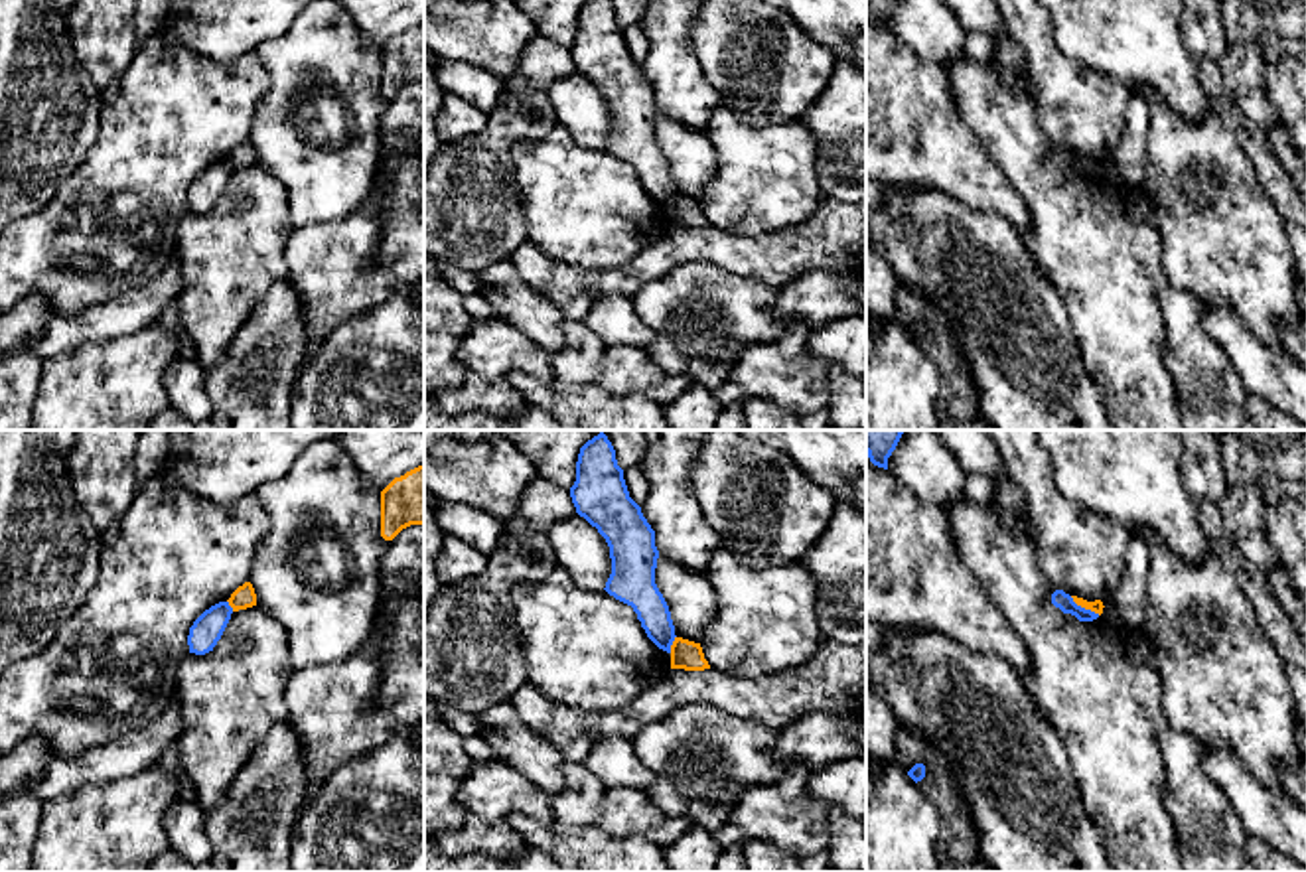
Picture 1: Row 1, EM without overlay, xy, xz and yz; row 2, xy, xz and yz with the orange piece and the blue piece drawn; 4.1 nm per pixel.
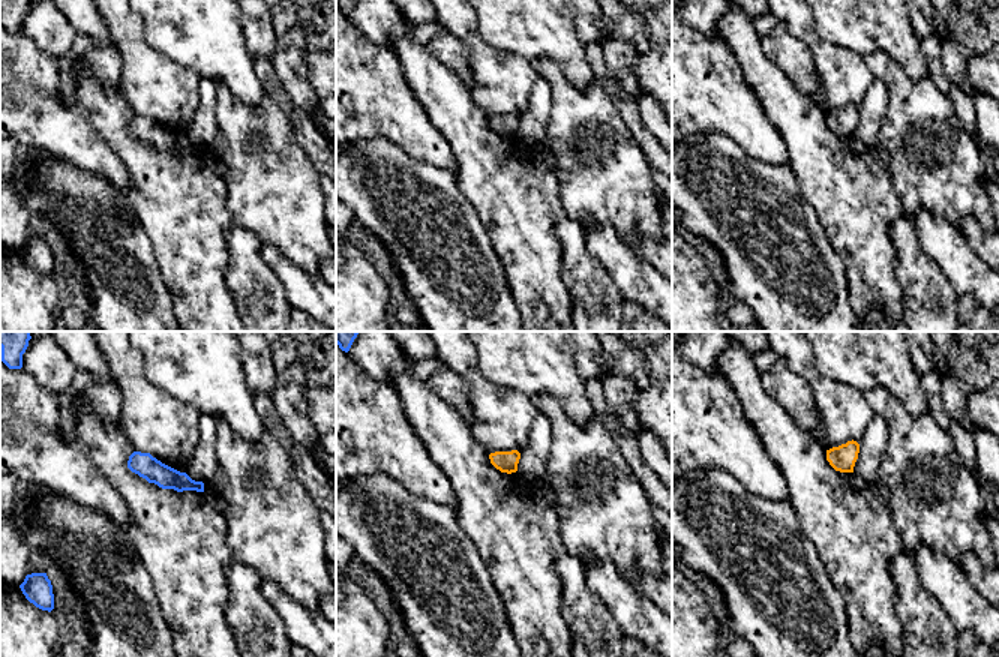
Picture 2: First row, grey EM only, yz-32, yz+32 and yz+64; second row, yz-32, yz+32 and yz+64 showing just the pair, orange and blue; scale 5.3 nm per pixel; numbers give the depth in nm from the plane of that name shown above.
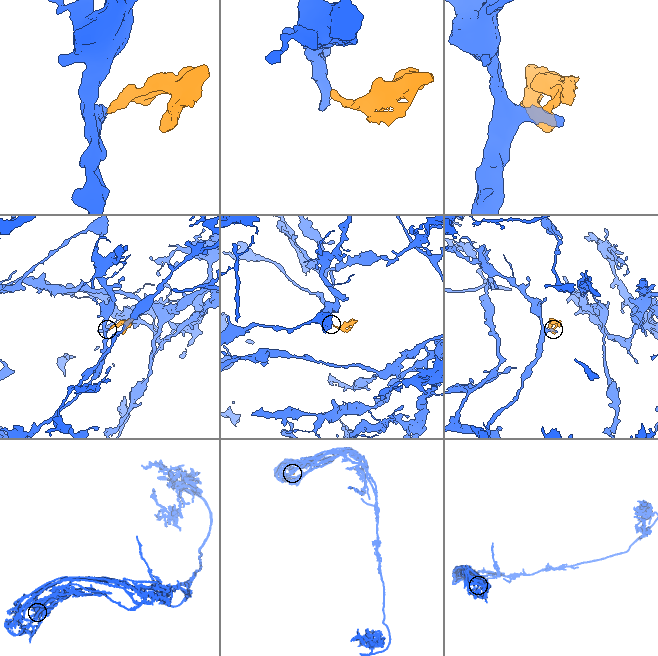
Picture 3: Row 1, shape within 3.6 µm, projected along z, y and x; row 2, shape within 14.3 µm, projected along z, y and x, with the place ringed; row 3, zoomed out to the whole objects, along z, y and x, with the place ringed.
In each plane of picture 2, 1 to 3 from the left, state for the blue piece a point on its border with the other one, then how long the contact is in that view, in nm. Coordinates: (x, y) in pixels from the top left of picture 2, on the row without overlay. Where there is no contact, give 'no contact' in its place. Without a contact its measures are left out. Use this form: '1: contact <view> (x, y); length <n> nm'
1: no contact
2: no contact
3: no contact

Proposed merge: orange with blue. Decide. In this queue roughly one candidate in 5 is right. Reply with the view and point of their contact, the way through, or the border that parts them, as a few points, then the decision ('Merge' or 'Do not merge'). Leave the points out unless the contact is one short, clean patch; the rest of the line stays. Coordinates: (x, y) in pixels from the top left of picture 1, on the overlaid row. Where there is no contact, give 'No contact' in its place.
Touches orange at yz (1086, 608). Boundary: yz (1070, 596), (1099, 614). Do not merge

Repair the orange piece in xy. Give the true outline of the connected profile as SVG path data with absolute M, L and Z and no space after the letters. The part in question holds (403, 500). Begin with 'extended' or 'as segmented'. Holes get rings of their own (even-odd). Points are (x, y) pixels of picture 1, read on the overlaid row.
as segmented; M424 466L395 477L381 491L381 537L393 541L410 525L424 525Z

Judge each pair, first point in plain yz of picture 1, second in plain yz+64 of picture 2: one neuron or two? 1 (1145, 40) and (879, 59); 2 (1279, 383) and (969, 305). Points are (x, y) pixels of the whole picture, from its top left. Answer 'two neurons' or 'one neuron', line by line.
1: two neurons
2: two neurons

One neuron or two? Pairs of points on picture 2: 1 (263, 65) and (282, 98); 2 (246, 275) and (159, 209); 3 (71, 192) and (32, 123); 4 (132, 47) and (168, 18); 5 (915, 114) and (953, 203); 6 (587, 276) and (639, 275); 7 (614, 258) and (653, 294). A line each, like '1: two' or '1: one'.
1: one
2: two
3: two
4: two
5: one
6: two
7: one

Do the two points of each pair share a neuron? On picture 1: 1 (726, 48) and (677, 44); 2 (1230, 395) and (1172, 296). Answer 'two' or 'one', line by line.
1: two
2: one

